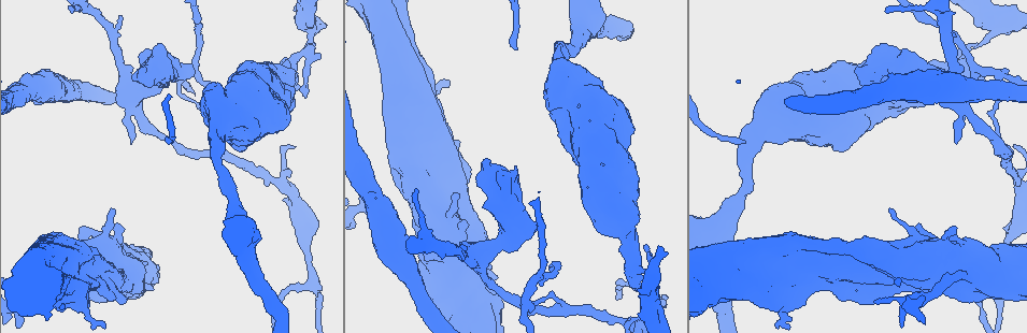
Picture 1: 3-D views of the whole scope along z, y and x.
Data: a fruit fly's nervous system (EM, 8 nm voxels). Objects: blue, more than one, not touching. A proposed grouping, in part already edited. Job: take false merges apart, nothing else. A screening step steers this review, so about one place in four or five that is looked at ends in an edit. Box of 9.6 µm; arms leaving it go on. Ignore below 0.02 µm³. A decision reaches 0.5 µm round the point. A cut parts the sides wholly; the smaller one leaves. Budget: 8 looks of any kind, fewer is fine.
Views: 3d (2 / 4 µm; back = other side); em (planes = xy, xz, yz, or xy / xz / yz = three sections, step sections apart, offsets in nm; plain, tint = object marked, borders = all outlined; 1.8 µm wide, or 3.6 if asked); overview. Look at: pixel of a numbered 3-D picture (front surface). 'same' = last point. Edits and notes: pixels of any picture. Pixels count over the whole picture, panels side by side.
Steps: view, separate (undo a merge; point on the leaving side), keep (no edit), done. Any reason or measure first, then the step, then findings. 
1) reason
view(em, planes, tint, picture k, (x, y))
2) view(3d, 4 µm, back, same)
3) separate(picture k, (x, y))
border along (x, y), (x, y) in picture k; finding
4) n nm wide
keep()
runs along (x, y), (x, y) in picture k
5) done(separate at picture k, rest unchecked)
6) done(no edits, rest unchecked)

closes a loop
view(em, yz, step 16, tint, picture 1, (847, 267))

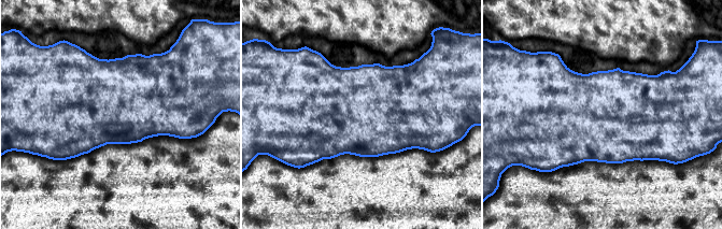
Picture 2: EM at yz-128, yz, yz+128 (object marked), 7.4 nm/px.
view(em, planes, tint, same)

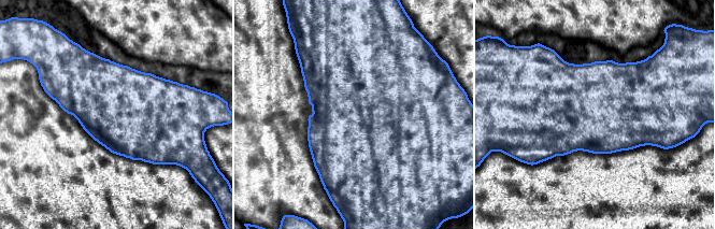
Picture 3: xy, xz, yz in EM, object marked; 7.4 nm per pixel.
650 nm wide
keep()
continuous, no second neuron

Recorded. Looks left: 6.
thick turns thin
view(em, planes, tint, picture 1, (105, 240))

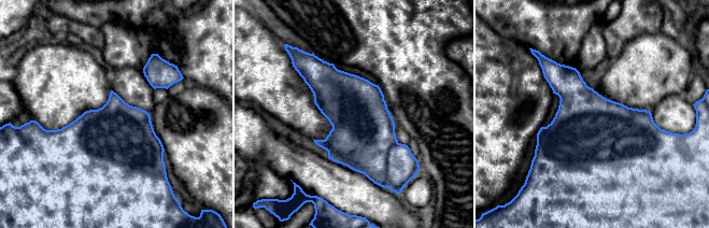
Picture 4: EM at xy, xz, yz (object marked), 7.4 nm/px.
separate(picture 4, (401, 166))
border along (397, 142), (387, 155), (387, 181) in picture 4; two neurons meet here

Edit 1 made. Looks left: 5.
redraw
view(overview)

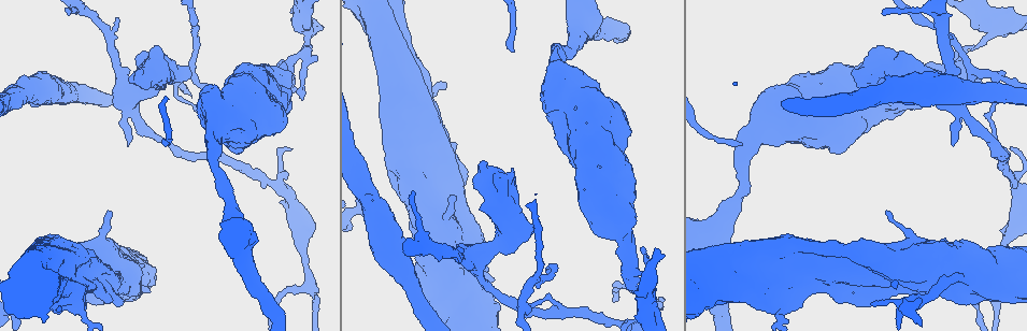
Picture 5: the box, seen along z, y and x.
three arms meet
view(em, planes, plain, picture 5, (522, 305))

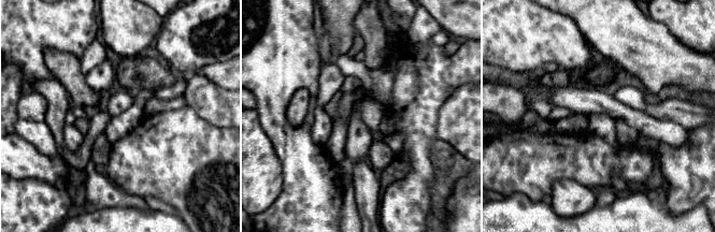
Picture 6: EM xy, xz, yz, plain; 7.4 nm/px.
view(em, planes, borders, same)

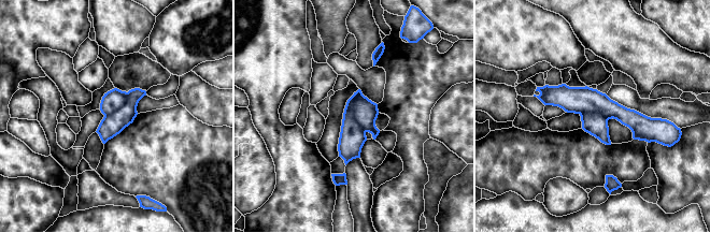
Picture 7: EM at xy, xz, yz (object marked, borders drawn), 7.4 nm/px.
separate(picture 7, (352, 139))
a second neuron is stuck on

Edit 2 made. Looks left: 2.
done(separate at picture 4, separate at picture 7, rest unchecked)

